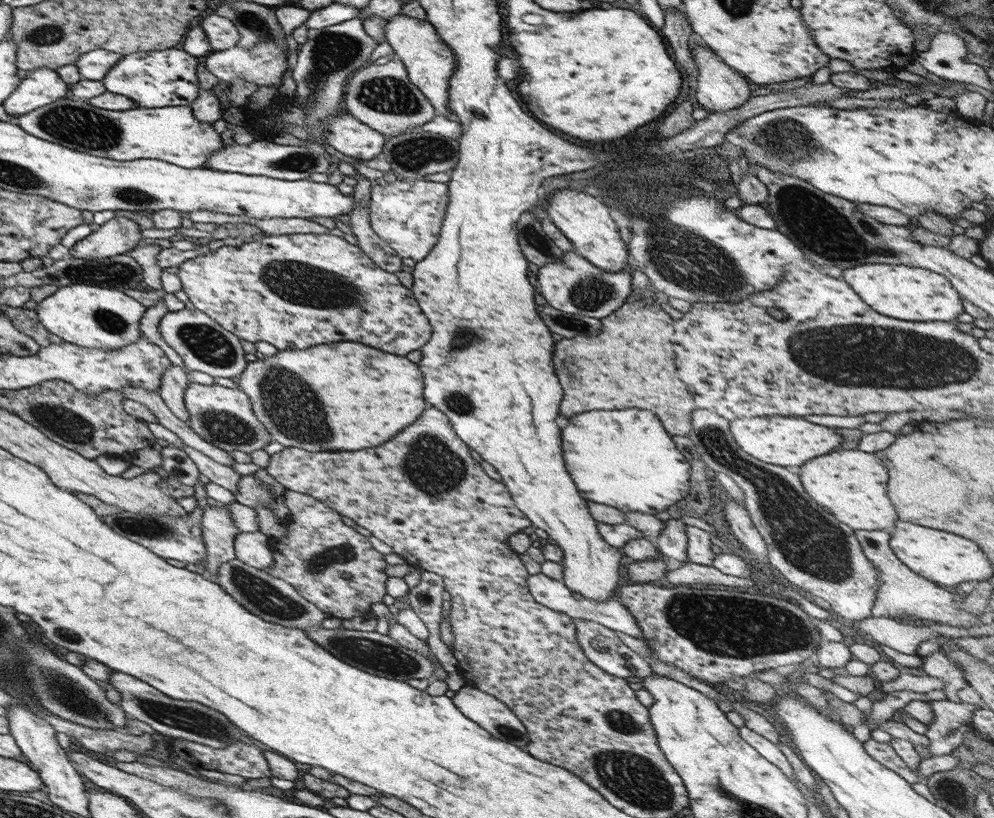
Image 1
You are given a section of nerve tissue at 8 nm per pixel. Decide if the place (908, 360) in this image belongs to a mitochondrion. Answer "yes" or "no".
yes

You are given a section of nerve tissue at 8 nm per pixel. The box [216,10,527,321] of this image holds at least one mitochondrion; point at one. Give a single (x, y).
(298, 283)

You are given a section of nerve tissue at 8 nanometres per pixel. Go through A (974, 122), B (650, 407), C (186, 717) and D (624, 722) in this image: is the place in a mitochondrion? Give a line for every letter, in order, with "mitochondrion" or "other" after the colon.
A: other
B: other
C: mitochondrion
D: mitochondrion

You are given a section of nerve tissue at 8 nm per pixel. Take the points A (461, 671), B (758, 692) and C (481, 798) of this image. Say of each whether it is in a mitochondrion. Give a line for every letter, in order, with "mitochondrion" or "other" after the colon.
A: other
B: other
C: other

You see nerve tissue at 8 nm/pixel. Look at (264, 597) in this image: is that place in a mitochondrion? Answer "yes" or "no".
yes

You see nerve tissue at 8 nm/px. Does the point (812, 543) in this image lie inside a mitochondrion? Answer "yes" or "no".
yes

